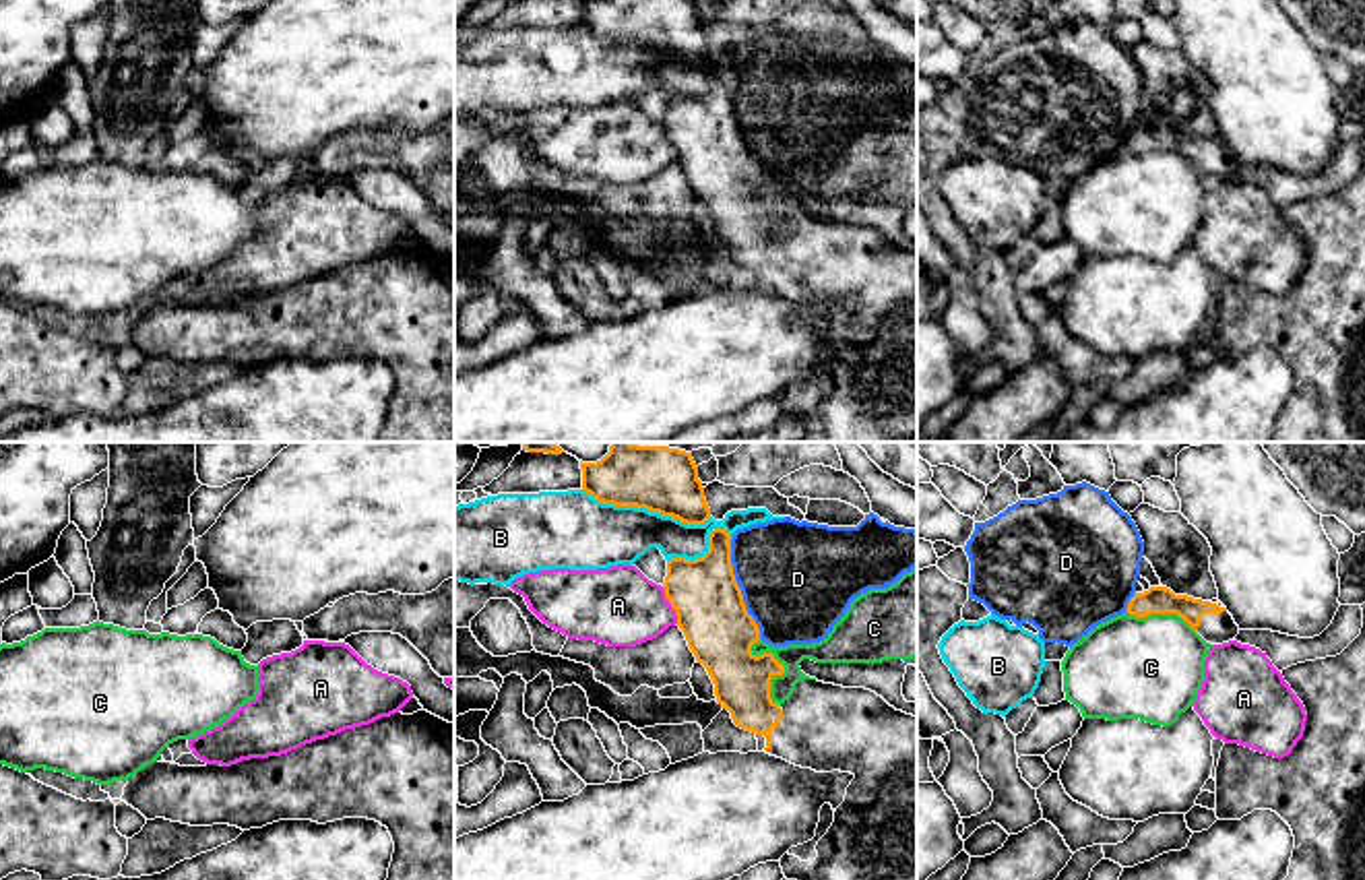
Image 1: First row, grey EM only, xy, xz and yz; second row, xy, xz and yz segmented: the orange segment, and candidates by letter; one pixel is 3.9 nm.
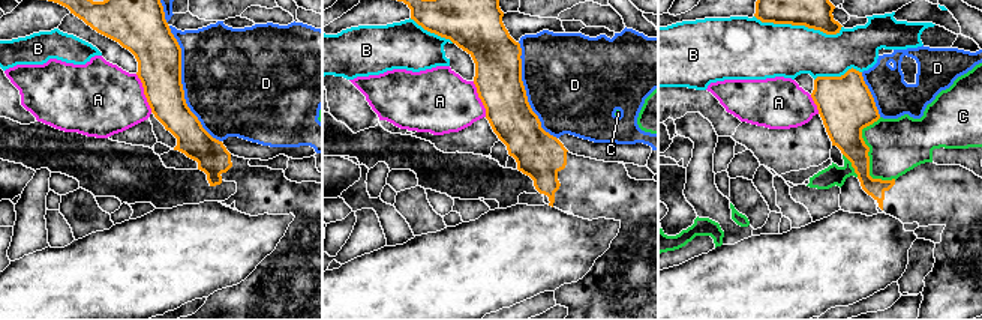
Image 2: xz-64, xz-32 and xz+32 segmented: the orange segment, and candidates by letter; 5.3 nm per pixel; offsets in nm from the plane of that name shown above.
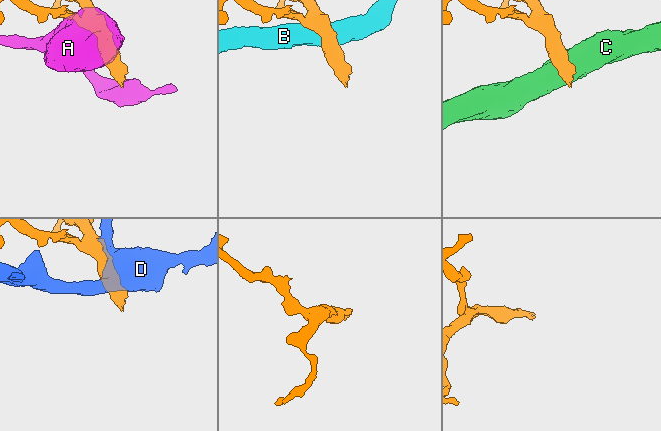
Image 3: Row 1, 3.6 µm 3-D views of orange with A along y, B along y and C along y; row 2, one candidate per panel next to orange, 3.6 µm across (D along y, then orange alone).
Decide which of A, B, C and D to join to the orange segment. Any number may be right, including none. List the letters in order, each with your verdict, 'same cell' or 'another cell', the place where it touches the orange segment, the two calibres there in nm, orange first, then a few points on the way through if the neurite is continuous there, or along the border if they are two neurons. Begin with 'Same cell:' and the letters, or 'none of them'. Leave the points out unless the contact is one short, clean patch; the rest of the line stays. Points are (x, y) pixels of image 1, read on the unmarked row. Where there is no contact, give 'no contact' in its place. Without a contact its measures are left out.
Same cell: none of them
A: another cell | xz (672, 143) | 260/320 nm | along xz (661, 124), (678, 160)
B: another cell | xz (647, 46) | 200/260 nm
C: another cell | xz (783, 203) | 220/140 nm
D: another cell | xz (740, 129) | 260/440 nm

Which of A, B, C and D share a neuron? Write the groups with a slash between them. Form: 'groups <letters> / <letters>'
groups A / B / C / D

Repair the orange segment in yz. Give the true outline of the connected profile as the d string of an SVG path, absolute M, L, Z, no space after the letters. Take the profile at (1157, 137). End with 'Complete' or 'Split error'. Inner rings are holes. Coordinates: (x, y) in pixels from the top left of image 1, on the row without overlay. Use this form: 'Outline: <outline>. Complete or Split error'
Outline: M1150 124L1144 130L1134 130L1125 149L1136 155L1177 151L1210 182L1235 178L1239 171L1239 163L1223 140L1175 132L1167 124Z. Split error

